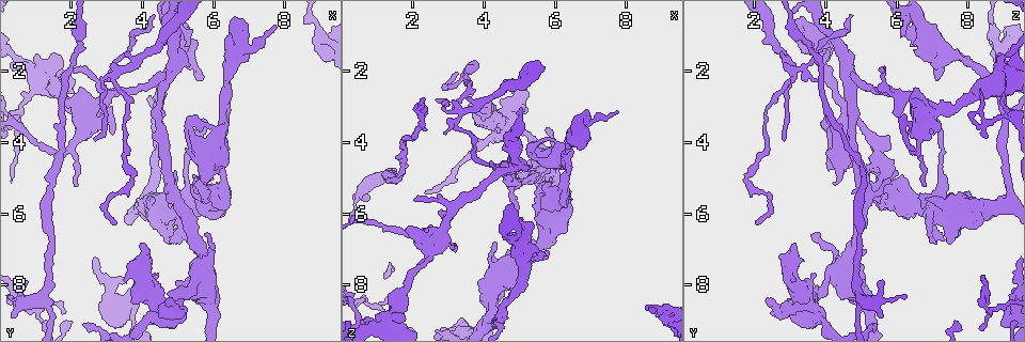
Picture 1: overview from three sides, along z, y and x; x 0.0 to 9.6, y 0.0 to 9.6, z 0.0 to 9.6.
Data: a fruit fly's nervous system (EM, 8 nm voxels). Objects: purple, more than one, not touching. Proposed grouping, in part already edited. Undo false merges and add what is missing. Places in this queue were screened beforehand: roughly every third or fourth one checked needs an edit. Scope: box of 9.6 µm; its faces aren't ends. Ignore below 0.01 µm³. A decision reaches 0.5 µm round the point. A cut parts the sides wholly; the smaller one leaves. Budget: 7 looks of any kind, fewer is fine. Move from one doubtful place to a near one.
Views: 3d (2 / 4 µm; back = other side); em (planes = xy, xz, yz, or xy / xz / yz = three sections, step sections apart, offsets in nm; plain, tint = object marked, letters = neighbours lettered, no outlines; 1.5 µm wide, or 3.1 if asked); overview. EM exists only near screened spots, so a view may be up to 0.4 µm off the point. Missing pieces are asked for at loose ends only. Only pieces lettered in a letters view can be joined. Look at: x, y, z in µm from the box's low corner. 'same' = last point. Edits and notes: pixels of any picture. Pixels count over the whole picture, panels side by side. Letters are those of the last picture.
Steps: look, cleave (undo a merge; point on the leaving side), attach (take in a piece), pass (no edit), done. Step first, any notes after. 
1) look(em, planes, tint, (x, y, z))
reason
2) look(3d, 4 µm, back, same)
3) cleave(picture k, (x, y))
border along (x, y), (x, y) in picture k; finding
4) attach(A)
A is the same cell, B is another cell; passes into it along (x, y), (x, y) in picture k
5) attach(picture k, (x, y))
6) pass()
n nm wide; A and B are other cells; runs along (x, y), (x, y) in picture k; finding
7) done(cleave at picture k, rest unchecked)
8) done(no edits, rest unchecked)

look(em, xz, step 8, letters, (4.55, 2.35, 4.80))
three-way junction

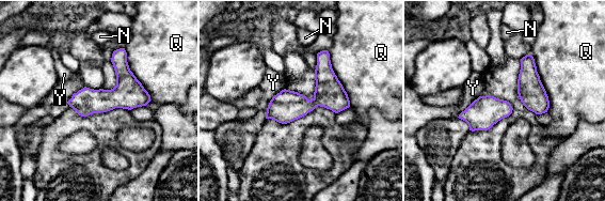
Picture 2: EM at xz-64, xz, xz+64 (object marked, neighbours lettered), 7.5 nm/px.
pass()
N, Q and Y are other cells; runs along (324, 52), (323, 92), (268, 116) in picture 2; continuous, no second neuron

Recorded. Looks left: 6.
look(em, planes, letters, (1.90, 4.25, 6.65))
calibre changes

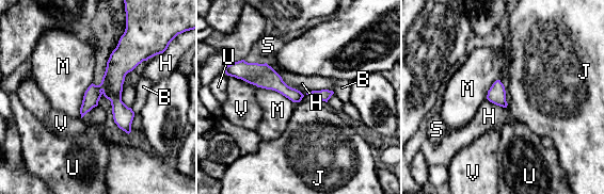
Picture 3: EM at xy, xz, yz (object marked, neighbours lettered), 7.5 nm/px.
pass()
B, H, J, M, S, U and V are other cells; border along (508, 103), (506, 107) in picture 3; all the same neuron

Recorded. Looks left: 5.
look(em, planes, tint, (7.75, 0.75, 3.20))

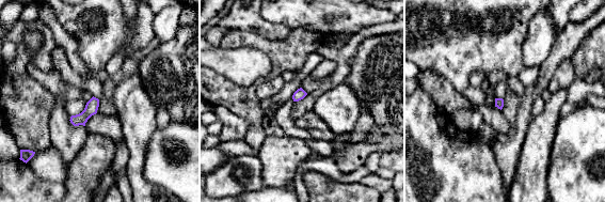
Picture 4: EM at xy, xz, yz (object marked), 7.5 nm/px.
look(em, planes, letters, same)
what lies round it

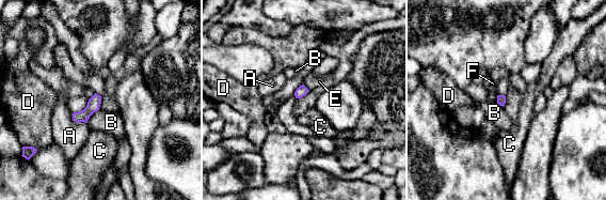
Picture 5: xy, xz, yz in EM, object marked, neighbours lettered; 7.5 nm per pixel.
pass()
A, B, C, D, E and F are other cells; none of them fits

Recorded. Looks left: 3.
done(no edits, rest unchecked)

